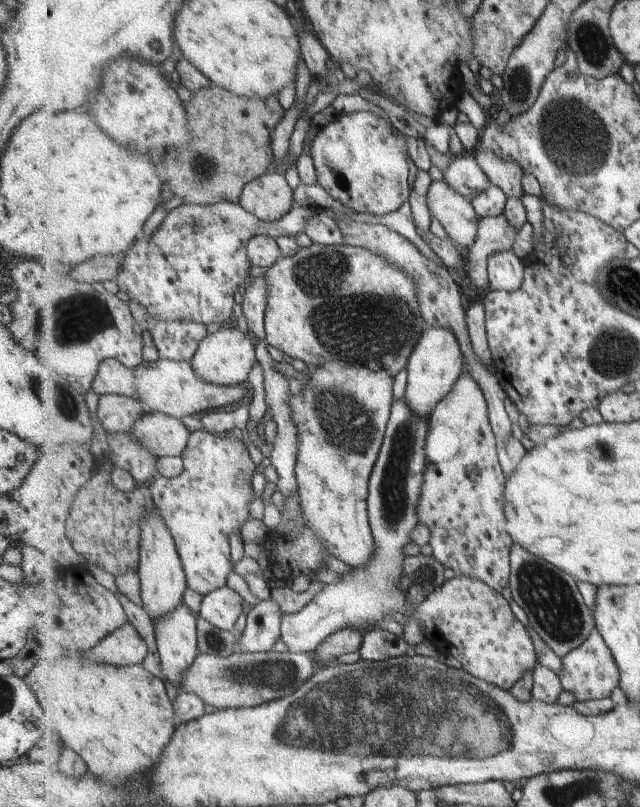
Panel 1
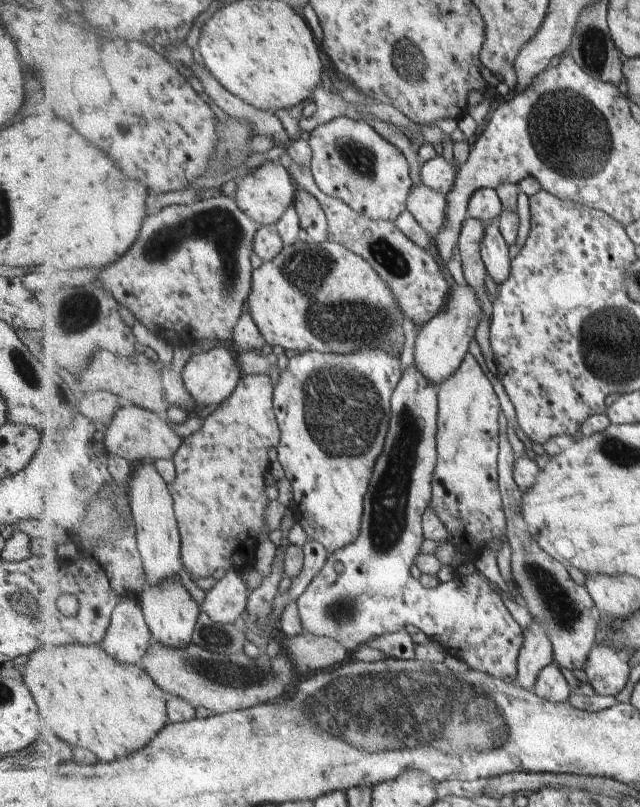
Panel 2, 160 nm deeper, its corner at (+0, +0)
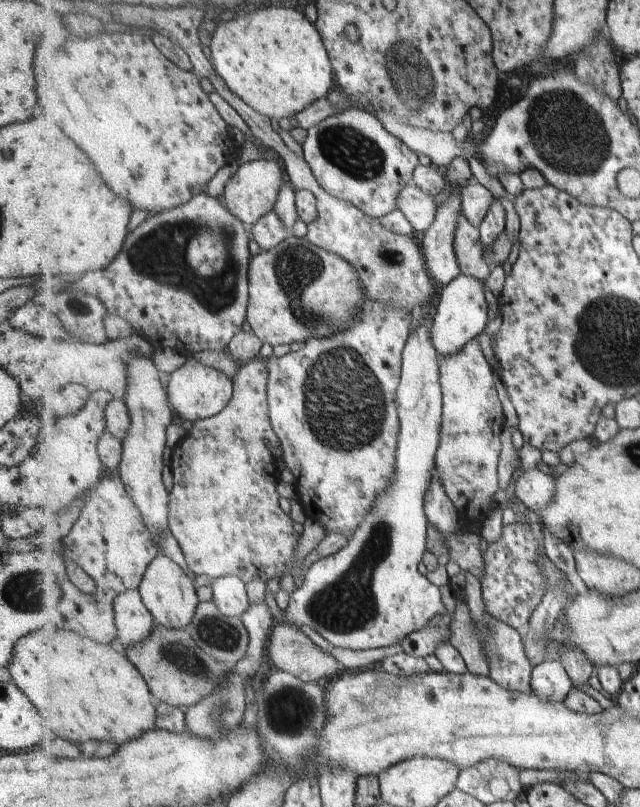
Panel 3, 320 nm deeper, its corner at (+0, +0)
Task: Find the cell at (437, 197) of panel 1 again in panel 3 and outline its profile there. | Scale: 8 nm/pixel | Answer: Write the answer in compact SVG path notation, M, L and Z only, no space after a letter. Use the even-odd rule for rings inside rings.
M415 184L406 186L400 192L397 209L401 209L415 230L423 234L430 229L438 212L433 196L429 196Z

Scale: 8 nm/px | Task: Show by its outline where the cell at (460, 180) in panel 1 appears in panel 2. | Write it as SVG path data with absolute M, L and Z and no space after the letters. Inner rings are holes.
M435 156L421 167L422 183L446 196L454 185L458 168L458 164Z

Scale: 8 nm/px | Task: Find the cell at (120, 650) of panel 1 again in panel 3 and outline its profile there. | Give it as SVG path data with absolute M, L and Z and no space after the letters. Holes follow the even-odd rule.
M140 589L125 590L115 599L115 622L119 629L115 646L123 652L127 647L146 639L157 624L142 599Z

